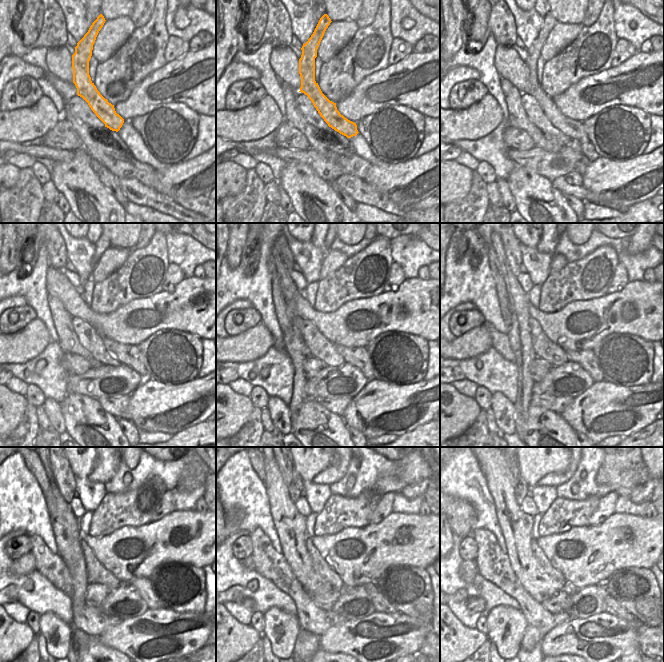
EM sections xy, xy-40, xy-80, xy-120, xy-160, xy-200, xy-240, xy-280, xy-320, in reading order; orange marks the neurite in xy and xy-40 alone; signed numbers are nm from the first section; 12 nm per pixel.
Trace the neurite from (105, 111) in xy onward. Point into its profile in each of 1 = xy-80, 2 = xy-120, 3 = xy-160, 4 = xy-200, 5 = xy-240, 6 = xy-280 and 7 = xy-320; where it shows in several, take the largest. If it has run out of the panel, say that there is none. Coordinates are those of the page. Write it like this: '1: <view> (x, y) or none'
1: xy-80 (575, 130)
2: xy-120 (129, 355)
3: xy-160 (357, 356)
4: xy-200 (585, 358)
5: xy-240 (143, 586)
6: xy-280 (380, 604)
7: xy-320 (612, 607)

